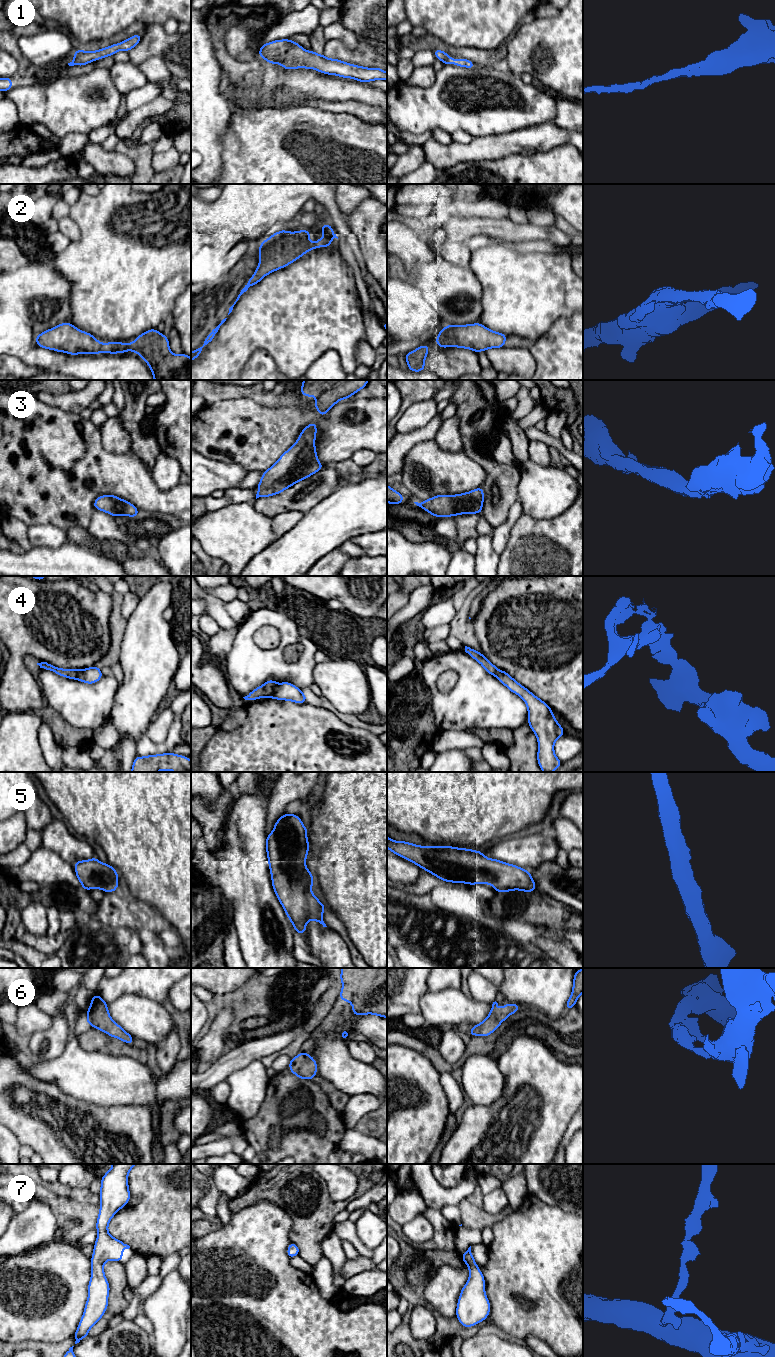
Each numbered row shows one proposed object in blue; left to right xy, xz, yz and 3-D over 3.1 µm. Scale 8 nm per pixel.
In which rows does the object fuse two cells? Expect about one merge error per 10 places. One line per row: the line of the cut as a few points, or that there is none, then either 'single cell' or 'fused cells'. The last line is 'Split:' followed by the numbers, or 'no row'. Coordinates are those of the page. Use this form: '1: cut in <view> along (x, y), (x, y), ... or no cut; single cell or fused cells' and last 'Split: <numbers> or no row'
1: no cut; single cell
2: no cut; single cell
3: no cut; single cell
4: cut in xz along (278, 684), (268, 696); fused cells
5: no cut; single cell
6: no cut; single cell
7: no cut; single cell
Split: 4

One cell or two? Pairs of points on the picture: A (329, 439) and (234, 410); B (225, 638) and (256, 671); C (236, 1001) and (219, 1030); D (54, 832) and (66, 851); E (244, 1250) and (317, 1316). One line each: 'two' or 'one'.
A: one
B: two
C: one
D: one
E: one

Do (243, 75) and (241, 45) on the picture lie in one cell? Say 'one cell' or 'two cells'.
two cells

